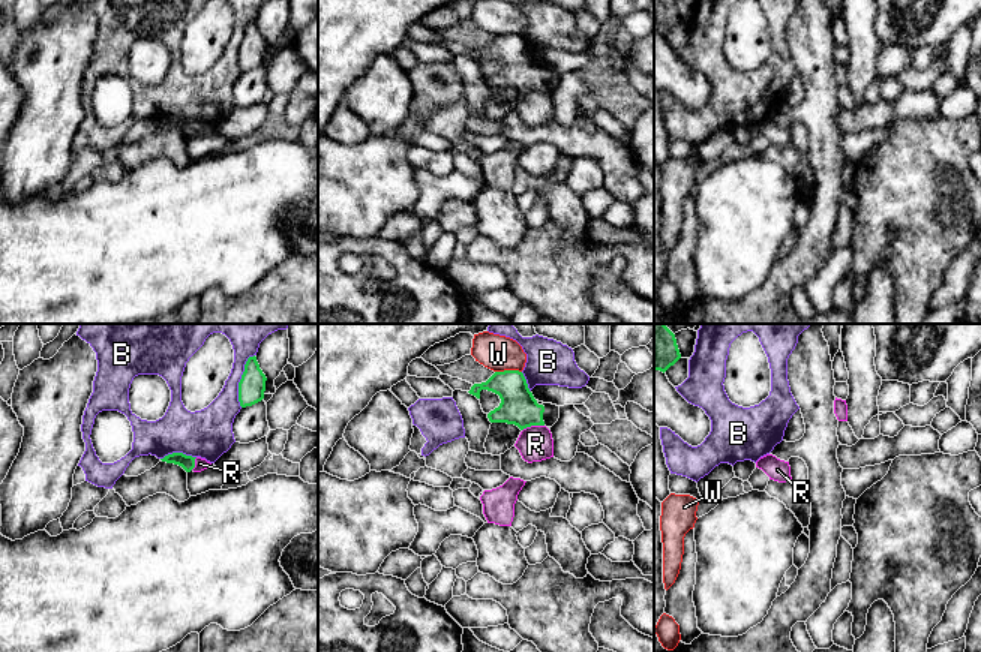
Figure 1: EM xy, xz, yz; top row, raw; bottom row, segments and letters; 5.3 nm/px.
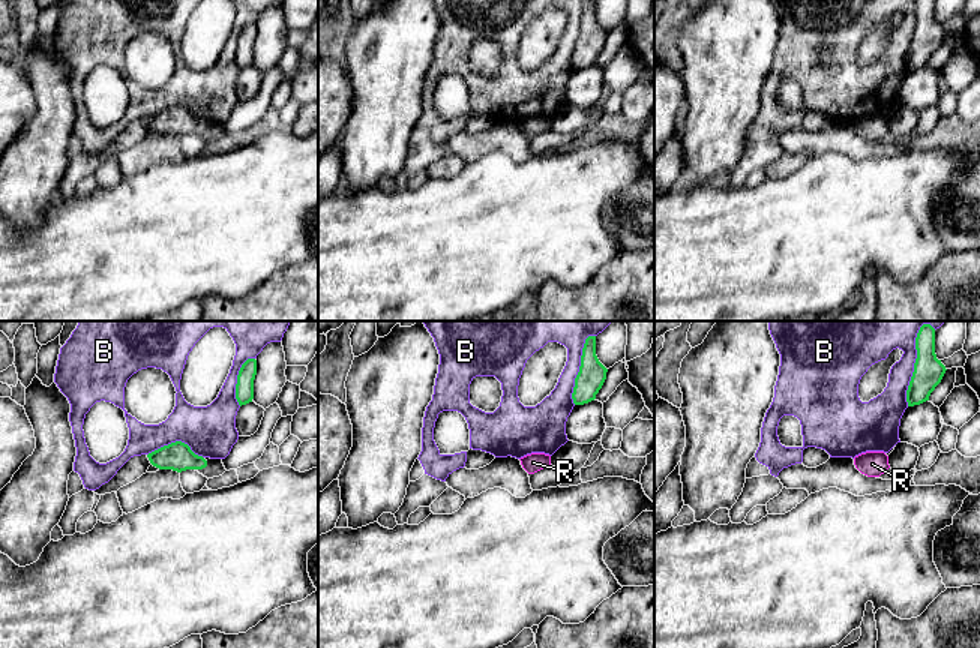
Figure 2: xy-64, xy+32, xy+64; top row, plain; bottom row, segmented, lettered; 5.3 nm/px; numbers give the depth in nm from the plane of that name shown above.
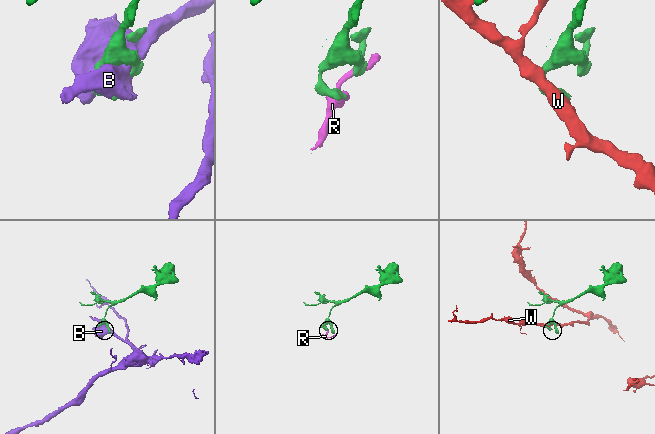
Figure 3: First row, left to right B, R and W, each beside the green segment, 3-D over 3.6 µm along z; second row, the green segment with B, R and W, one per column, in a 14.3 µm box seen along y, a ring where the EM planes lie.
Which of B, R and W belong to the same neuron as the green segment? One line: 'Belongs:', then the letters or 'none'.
Belongs: none

